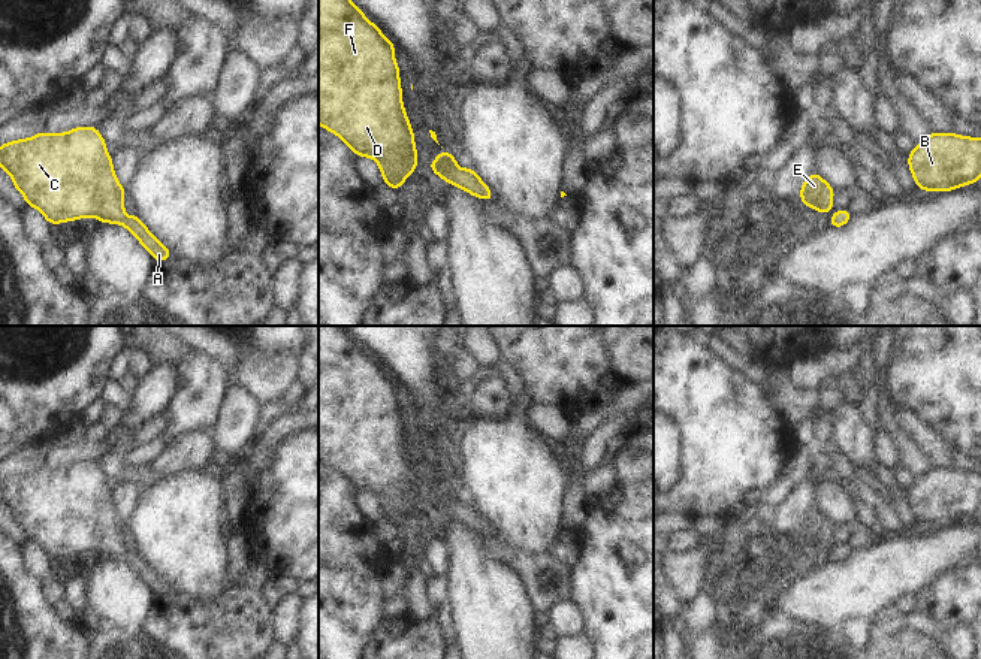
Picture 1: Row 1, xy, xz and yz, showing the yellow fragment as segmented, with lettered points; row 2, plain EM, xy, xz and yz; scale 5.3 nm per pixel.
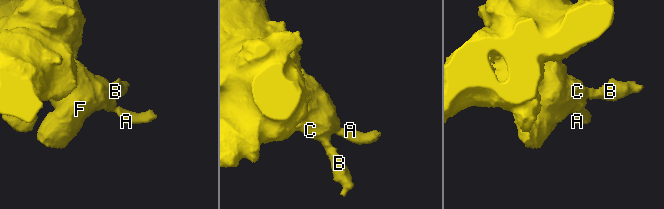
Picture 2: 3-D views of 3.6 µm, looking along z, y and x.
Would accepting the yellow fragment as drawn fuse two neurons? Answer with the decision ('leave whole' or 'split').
leave whole

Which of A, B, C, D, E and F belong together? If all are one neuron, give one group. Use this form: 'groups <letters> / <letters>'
groups A B C D E F

